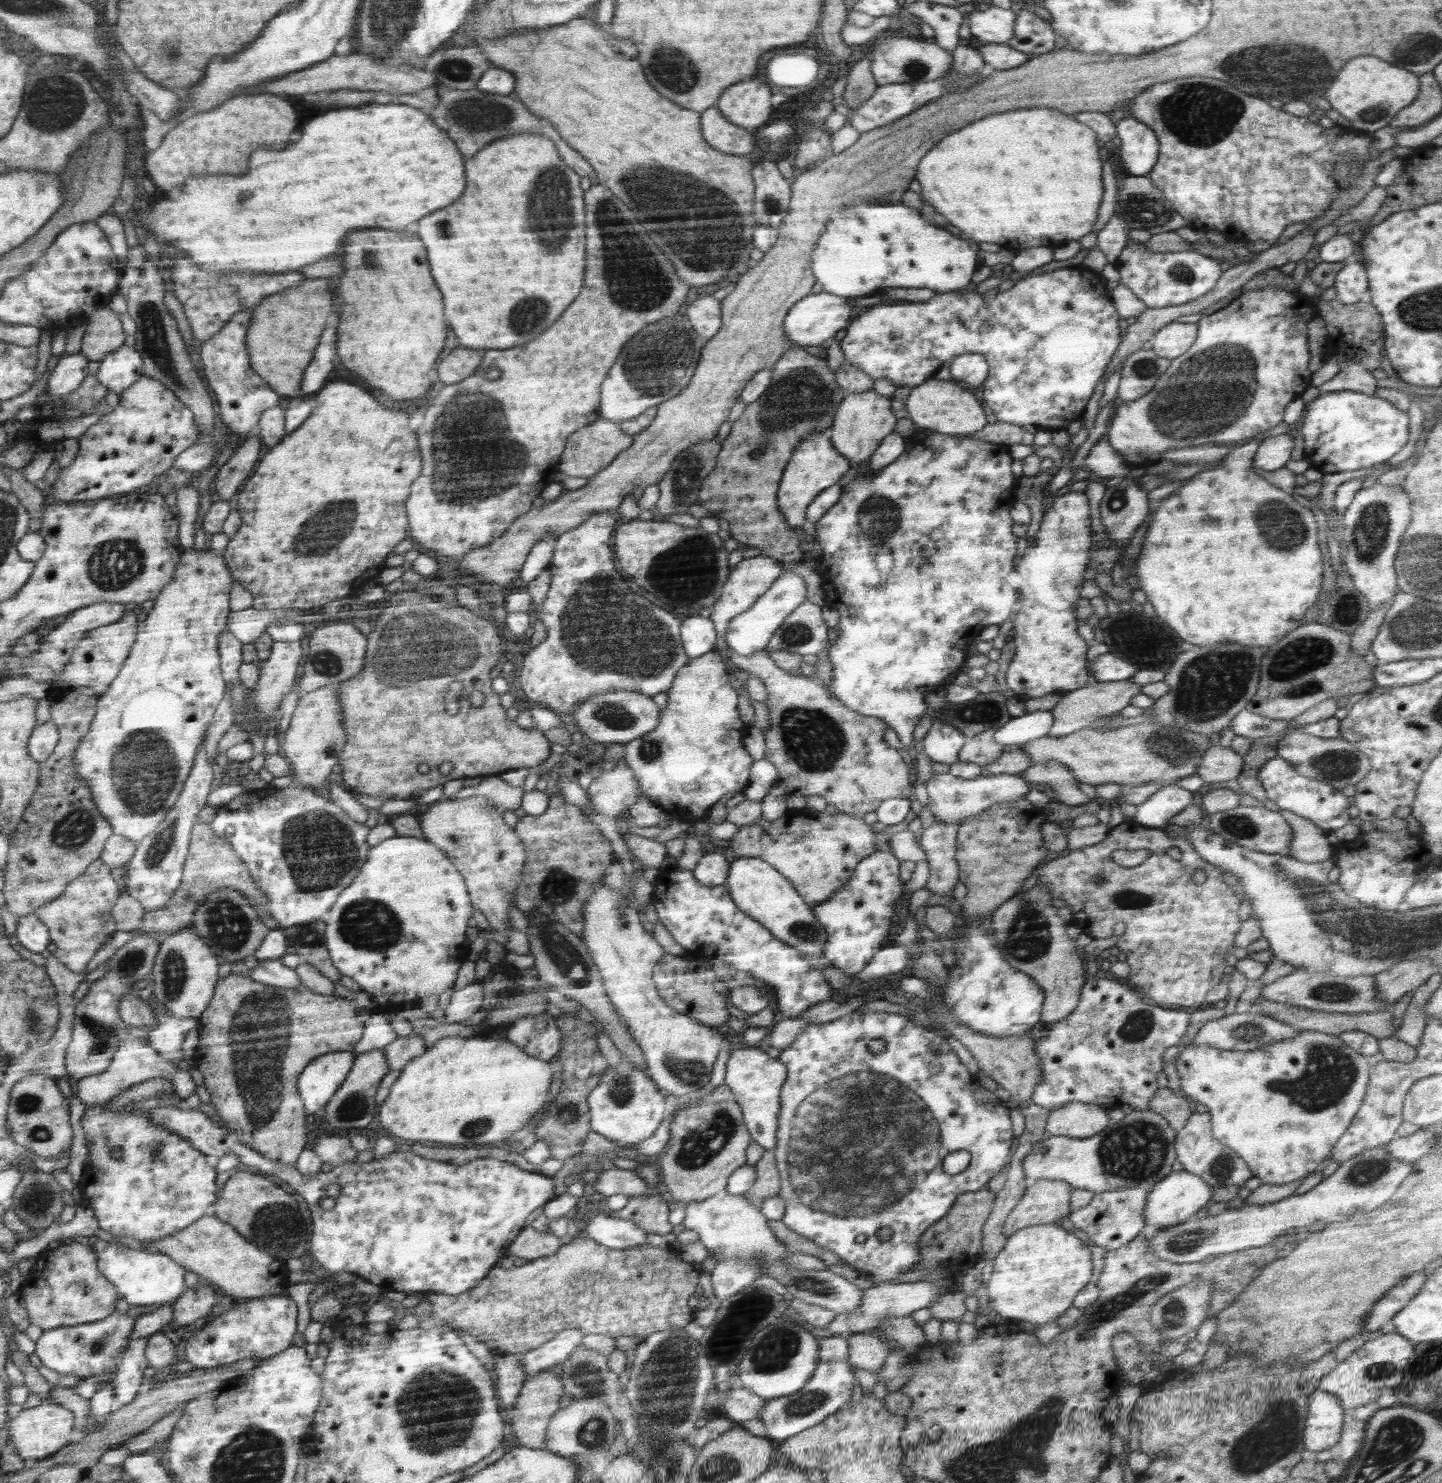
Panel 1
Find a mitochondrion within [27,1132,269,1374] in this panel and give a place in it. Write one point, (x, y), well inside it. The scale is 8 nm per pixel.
(97, 1346)

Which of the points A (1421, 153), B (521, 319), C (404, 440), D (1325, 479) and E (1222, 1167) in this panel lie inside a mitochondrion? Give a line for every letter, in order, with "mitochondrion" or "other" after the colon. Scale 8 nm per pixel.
A: other
B: mitochondrion
C: mitochondrion
D: other
E: mitochondrion

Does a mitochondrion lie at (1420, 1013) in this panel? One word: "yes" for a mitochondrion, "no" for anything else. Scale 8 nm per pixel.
no

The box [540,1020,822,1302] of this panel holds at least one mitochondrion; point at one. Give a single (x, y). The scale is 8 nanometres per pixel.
(698, 1148)

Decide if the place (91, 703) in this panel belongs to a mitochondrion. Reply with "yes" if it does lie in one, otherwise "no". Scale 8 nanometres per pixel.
no

